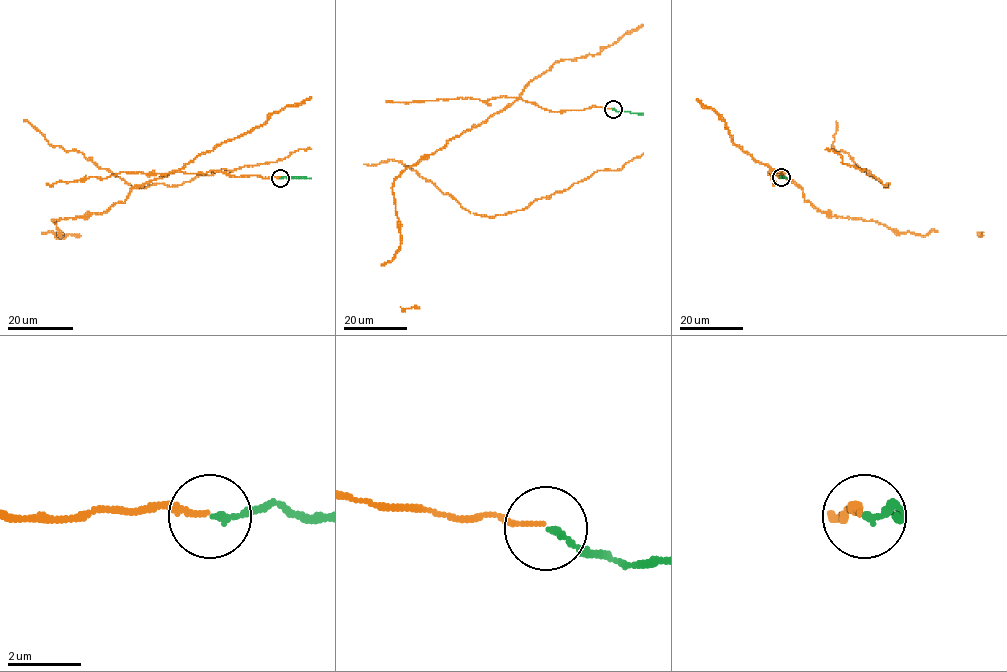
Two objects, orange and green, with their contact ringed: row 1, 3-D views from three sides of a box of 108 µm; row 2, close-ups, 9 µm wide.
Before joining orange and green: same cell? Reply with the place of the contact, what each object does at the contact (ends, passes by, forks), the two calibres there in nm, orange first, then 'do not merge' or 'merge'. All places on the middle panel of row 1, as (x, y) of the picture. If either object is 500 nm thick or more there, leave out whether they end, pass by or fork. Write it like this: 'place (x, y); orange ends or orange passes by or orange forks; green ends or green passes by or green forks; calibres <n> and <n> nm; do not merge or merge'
place (613, 109); orange ends; green ends; calibres 140 and 160 nm; merge

